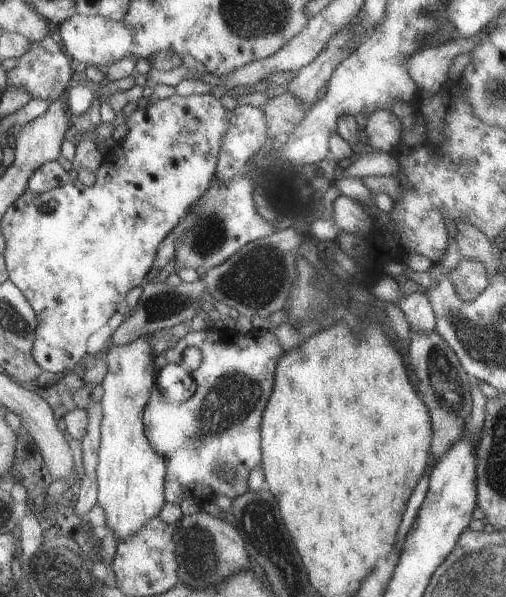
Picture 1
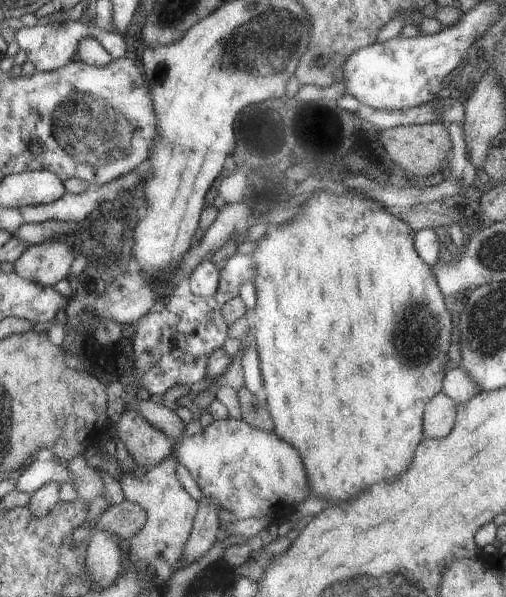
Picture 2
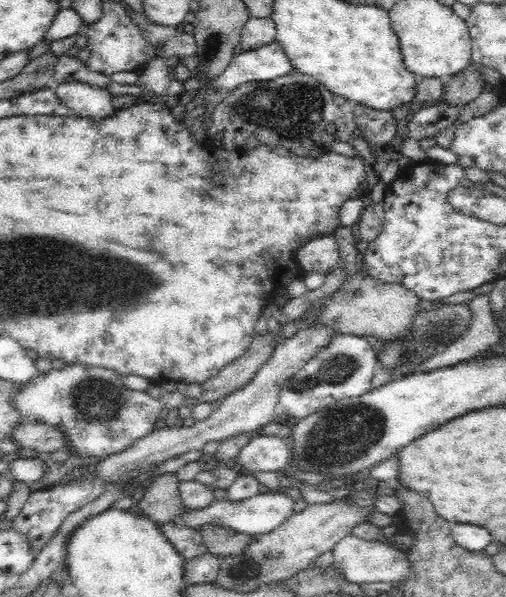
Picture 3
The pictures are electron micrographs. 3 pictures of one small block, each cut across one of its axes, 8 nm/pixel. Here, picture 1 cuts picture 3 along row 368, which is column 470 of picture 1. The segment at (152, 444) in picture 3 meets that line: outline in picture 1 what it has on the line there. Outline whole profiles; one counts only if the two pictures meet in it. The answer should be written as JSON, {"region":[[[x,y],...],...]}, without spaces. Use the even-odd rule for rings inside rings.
{"region":[[[461,259],[455,268],[448,272],[451,283],[461,300],[472,301],[488,285],[488,274],[482,262]]]}

